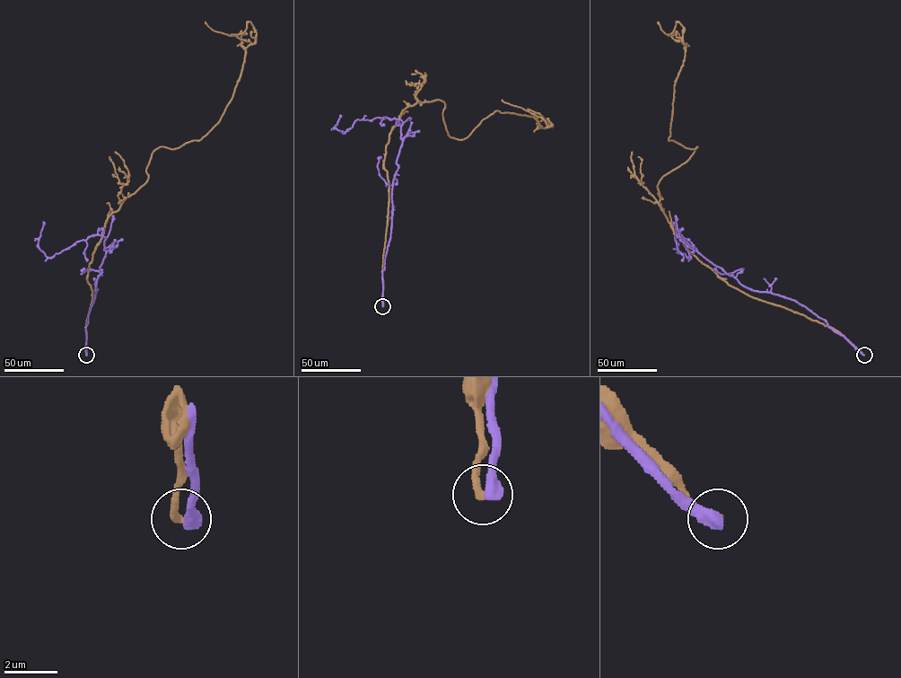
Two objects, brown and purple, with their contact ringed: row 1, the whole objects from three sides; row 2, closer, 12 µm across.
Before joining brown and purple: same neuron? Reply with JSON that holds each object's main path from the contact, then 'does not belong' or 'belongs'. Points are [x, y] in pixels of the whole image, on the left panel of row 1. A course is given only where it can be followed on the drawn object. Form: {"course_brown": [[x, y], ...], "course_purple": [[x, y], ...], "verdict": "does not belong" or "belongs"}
{"course_brown": [[86, 355], [87, 275], [107, 218], [147, 179], [154, 150], [216, 123], [239, 79], [251, 43], [205, 22]], "course_purple": [[86, 355], [85, 327], [101, 272], [106, 238], [93, 235], [47, 257], [38, 245], [43, 222]], "verdict": "does not belong"}

